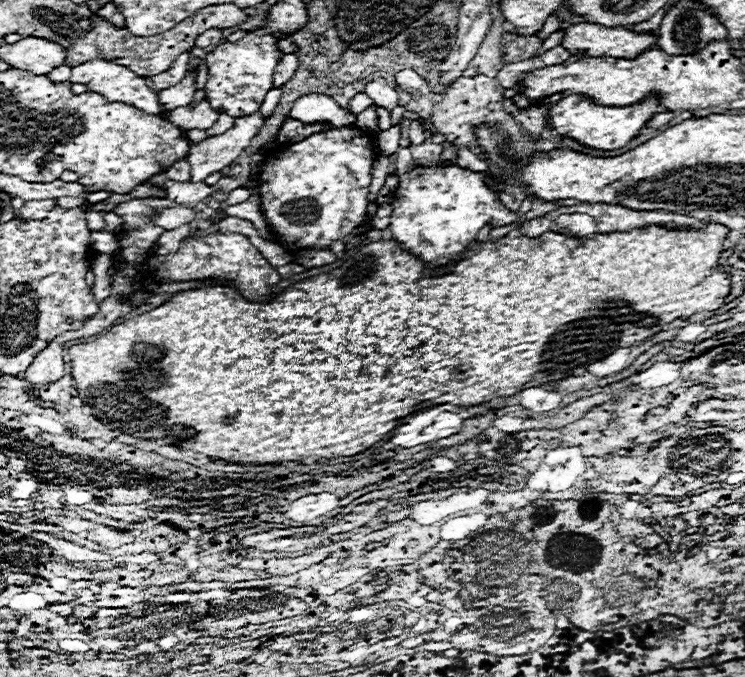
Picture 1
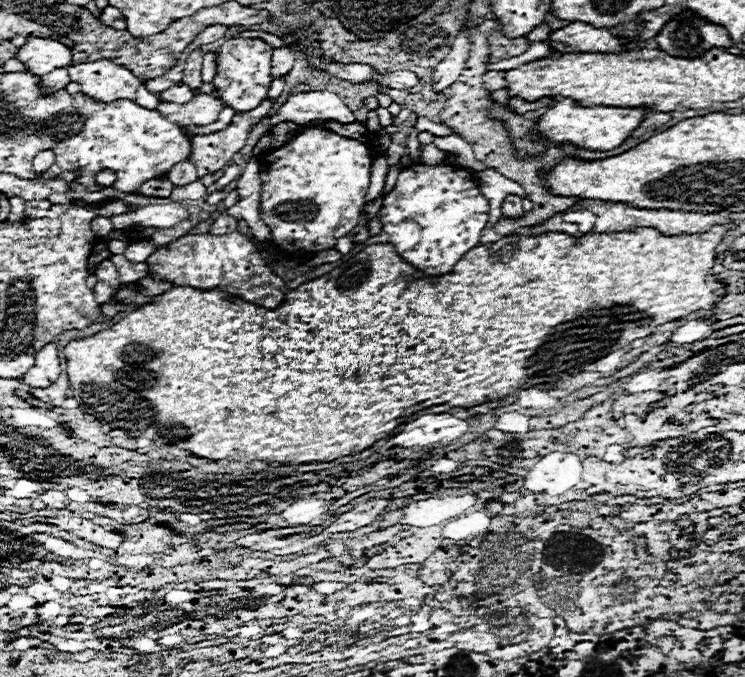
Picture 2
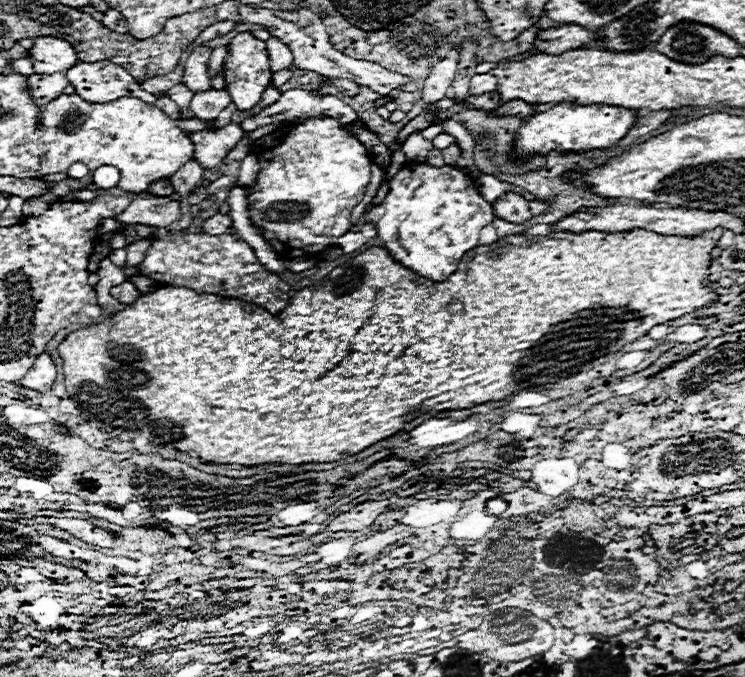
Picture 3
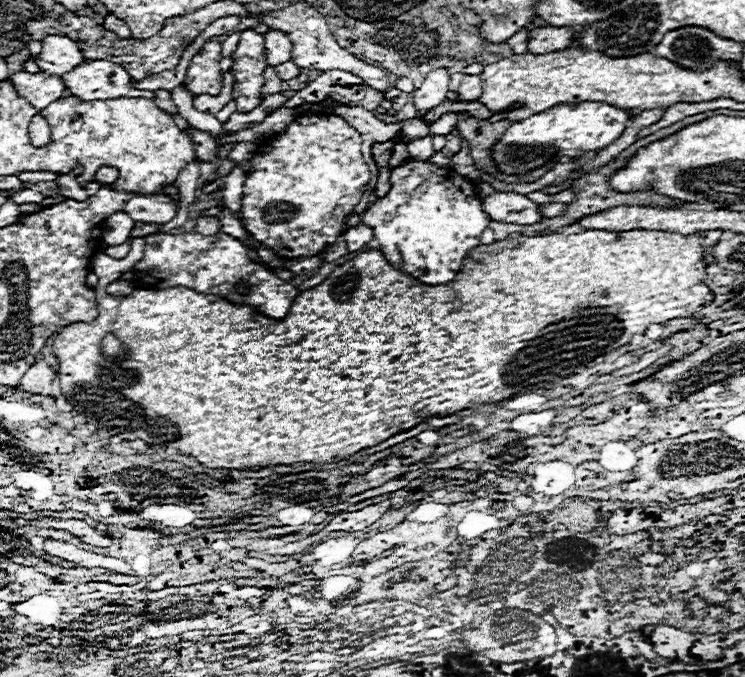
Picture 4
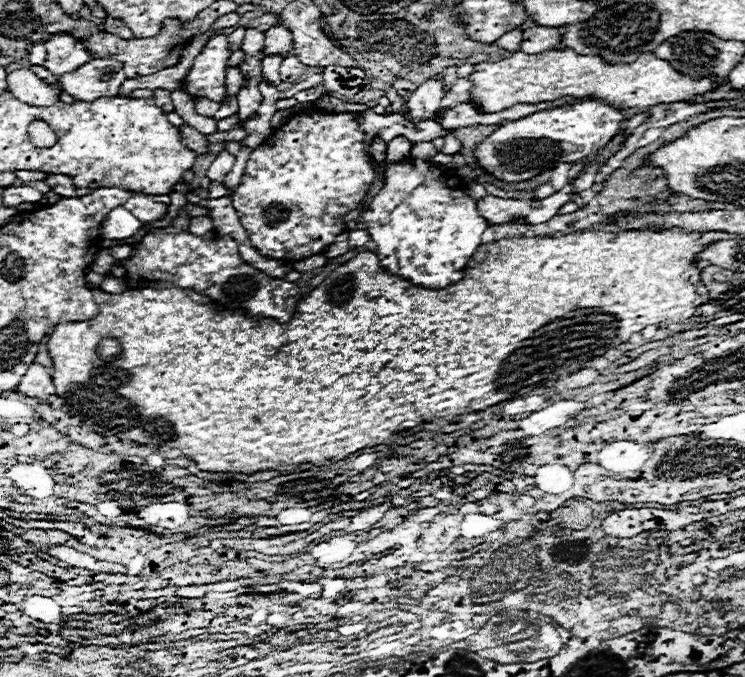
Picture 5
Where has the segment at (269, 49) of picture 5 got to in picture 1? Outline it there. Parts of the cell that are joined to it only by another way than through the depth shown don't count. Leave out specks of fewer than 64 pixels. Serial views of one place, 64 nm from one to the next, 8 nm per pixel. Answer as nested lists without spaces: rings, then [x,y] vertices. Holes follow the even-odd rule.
[[[284,54],[274,70],[274,86],[282,86],[298,70],[298,58],[294,54]]]

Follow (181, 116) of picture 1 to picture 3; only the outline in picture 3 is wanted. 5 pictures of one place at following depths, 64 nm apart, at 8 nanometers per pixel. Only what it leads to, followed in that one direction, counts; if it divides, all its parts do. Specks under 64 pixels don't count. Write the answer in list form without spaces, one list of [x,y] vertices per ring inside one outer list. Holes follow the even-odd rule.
[[[208,90],[206,94],[194,94],[192,98],[192,112],[202,118],[202,120],[210,120],[216,118],[228,104],[230,104],[230,94],[228,90]],[[160,94],[158,100],[156,100],[154,104],[156,104],[164,114],[168,114],[170,118],[174,118],[174,120],[180,118],[180,108],[178,108],[178,106],[176,106],[176,104],[166,96],[166,94]]]

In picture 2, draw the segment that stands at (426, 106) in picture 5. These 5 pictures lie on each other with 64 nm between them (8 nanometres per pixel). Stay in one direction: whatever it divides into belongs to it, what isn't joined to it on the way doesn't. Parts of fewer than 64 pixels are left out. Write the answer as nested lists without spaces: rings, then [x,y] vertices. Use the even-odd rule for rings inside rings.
[[[466,22],[466,32],[458,34],[452,50],[448,52],[448,56],[434,68],[432,72],[432,92],[434,94],[442,94],[444,88],[448,88],[450,84],[454,84],[458,80],[458,76],[464,70],[464,62],[468,58],[468,50],[470,50],[470,34],[468,34],[470,22]]]

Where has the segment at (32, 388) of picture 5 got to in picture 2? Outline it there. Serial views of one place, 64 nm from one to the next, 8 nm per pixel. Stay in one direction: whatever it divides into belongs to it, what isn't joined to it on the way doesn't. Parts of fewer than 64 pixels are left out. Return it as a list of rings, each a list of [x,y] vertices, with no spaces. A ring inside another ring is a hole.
[[[50,342],[36,354],[36,364],[26,372],[22,382],[32,388],[48,388],[58,380],[58,376],[60,376],[58,348],[54,342]]]

